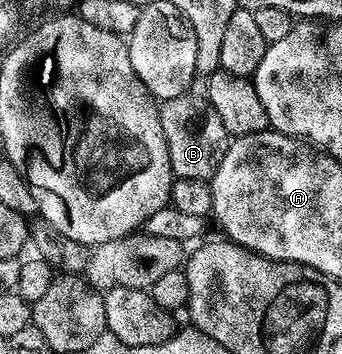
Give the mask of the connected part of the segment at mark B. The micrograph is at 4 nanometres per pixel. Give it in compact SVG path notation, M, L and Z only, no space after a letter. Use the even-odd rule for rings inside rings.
M200 93L170 97L159 104L162 137L166 137L166 153L170 153L170 169L177 179L207 179L222 165L230 137L226 125L214 113L214 105Z

